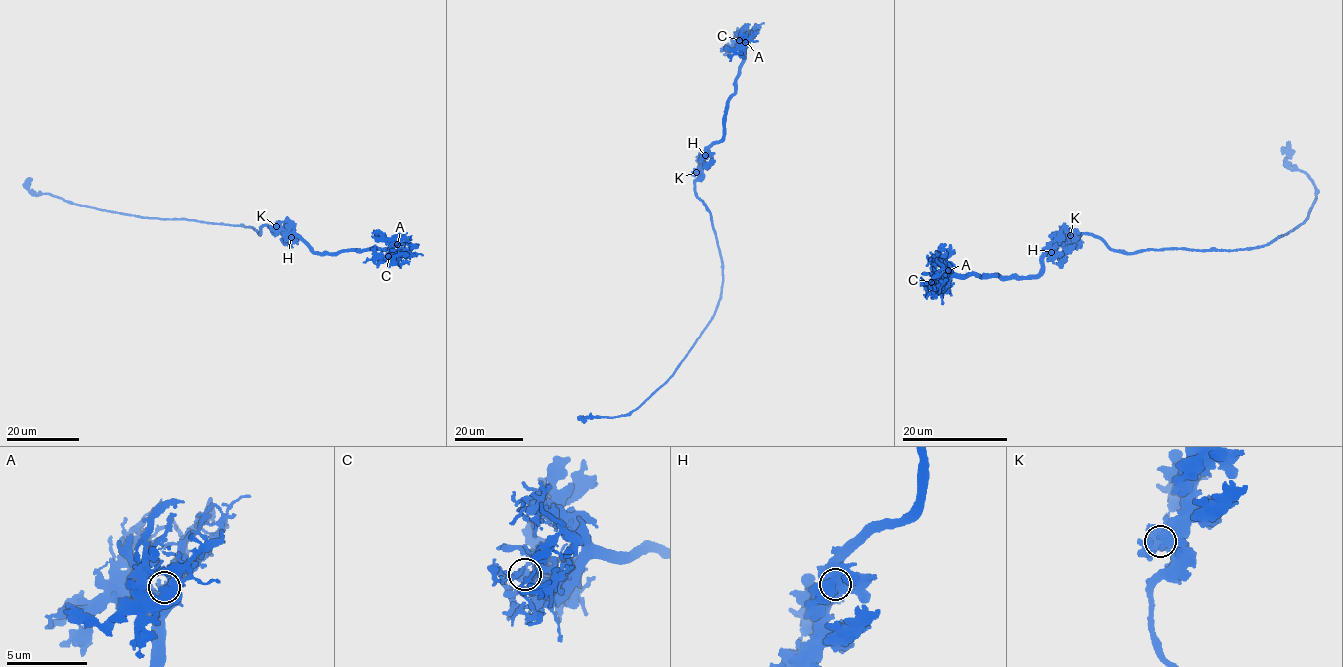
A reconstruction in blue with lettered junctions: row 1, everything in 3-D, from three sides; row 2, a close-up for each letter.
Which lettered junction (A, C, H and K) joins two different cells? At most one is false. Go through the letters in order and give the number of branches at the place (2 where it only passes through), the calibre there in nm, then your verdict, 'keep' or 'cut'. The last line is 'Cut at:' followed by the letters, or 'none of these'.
A: branches 3; calibre 500 nm; keep
C: branches 4; calibre 400 nm; keep
H: branches 3; calibre 800 nm; keep
K: branches 3; calibre 700 nm; keep
Cut at: none of these

